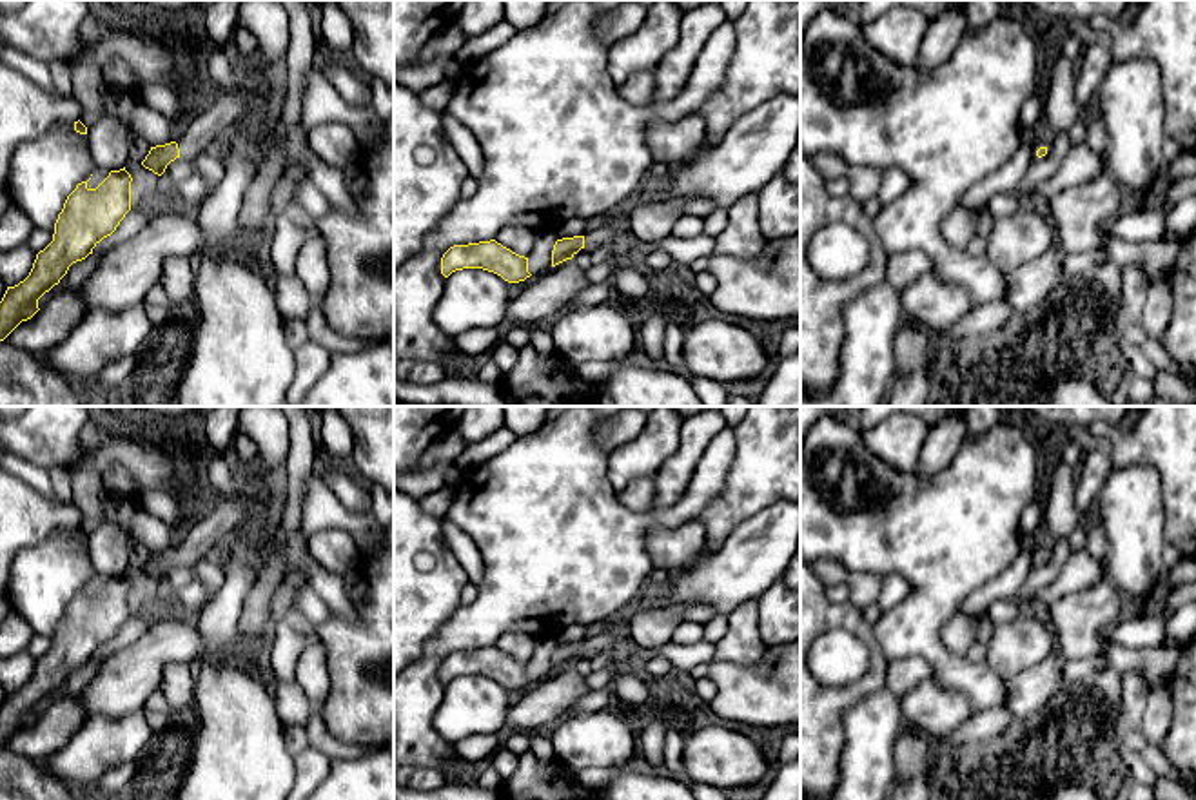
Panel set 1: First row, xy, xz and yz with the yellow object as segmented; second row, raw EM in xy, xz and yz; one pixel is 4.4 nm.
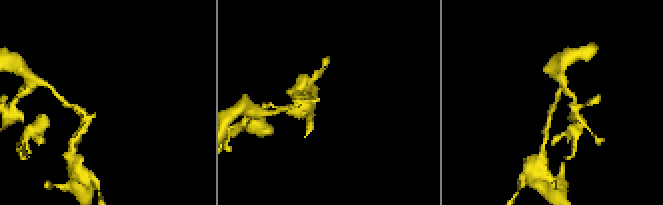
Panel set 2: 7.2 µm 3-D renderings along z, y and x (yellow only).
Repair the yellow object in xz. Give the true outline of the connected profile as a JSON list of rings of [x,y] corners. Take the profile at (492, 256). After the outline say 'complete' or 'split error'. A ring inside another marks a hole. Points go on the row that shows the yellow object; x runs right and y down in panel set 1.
[[[495,239],[450,247],[441,258],[441,274],[448,278],[463,268],[483,268],[508,283],[519,283],[532,276],[528,258],[512,252]]] | complete

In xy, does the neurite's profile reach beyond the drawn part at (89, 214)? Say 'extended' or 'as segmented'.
as segmented

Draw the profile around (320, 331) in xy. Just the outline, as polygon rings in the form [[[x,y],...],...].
[[[318,307],[309,310],[305,323],[309,339],[325,346],[330,354],[350,354],[365,348],[365,339],[350,337],[334,330]]]

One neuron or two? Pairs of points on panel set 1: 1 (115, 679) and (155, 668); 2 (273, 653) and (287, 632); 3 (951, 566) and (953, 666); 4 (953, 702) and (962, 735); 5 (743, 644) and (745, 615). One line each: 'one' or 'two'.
1: one
2: one
3: one
4: two
5: one

